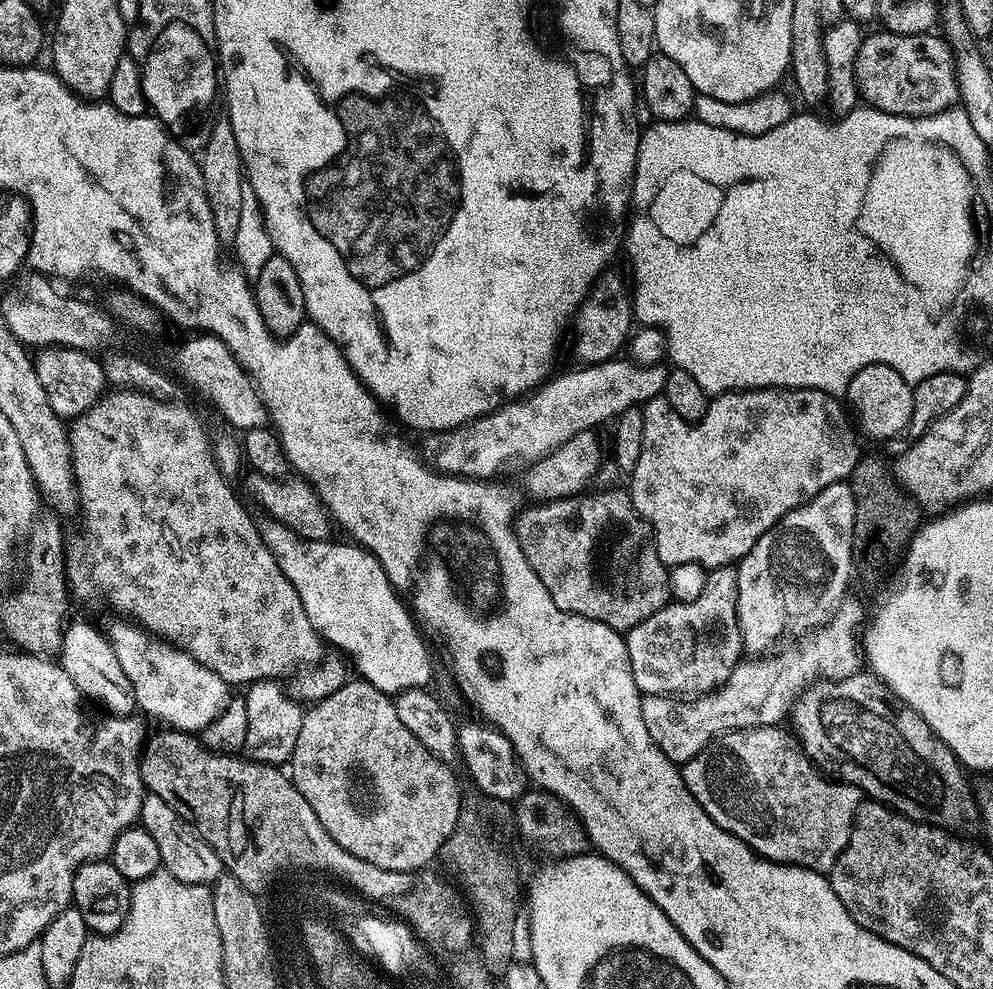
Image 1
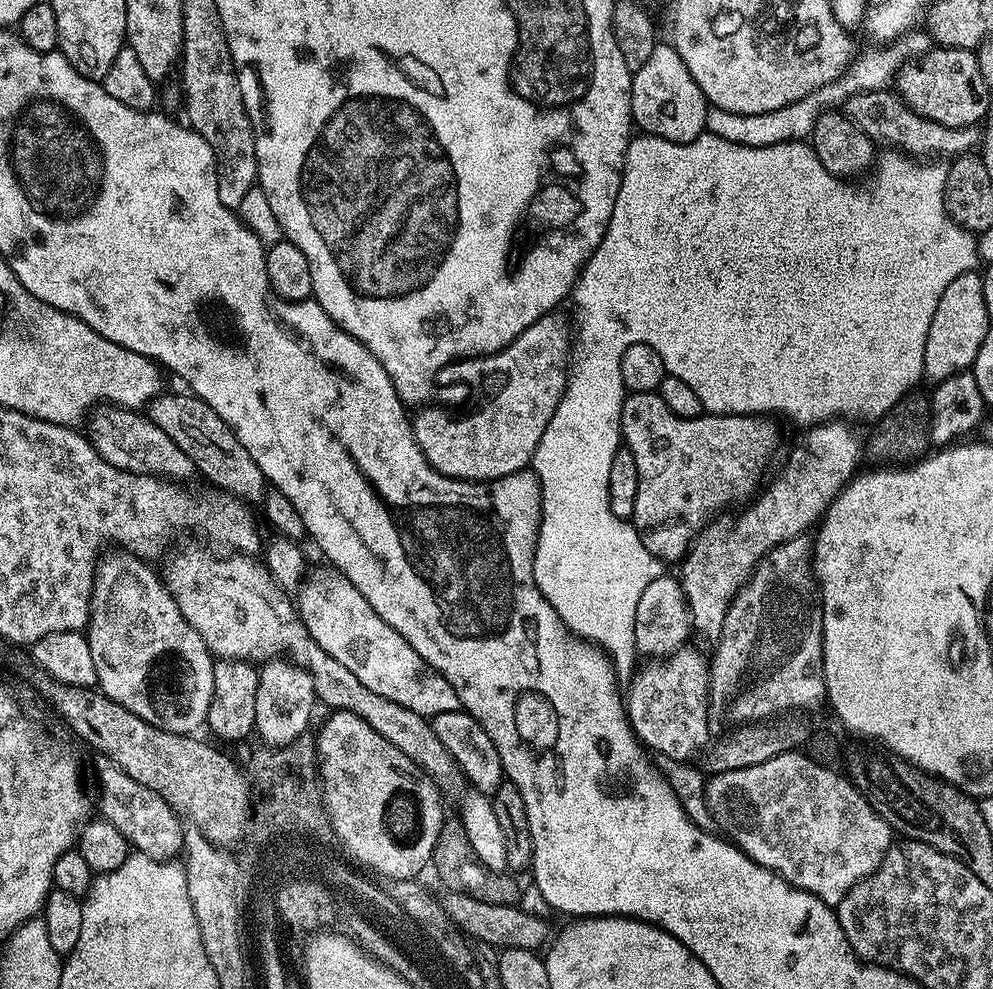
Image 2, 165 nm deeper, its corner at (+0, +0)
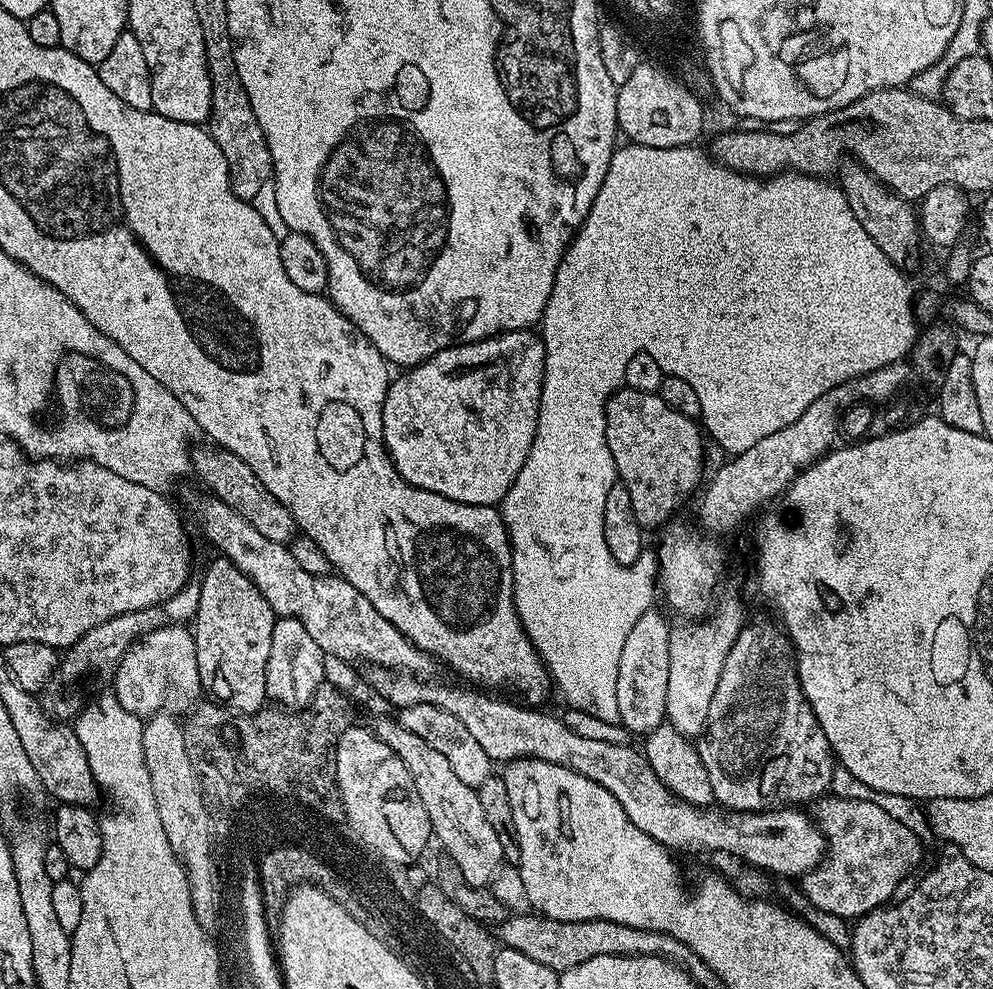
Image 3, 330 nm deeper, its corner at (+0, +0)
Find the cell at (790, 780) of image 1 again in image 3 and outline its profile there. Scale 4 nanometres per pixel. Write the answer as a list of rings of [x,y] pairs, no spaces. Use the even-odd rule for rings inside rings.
[[[832,795],[821,796],[810,808],[810,815],[824,836],[826,859],[815,870],[807,872],[799,884],[805,898],[818,911],[829,912],[832,916],[841,916],[847,922],[852,922],[867,912],[887,905],[897,895],[896,887],[919,866],[924,848],[920,845],[919,838],[898,817],[891,816],[882,805],[875,804],[872,800],[859,800],[856,796]]]

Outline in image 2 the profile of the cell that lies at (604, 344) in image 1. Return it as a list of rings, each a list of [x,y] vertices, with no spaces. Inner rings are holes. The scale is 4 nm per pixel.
[[[553,310],[538,318],[501,352],[465,358],[455,361],[451,367],[440,369],[438,376],[441,381],[463,382],[470,391],[467,400],[459,406],[444,406],[444,409],[425,407],[420,410],[425,412],[414,416],[416,444],[434,470],[450,478],[487,482],[506,474],[523,472],[531,465],[534,450],[538,450],[538,442],[542,442],[546,425],[550,418],[554,418],[554,410],[558,410],[558,402],[568,385],[570,357],[574,352],[574,328],[568,325],[562,313]]]

